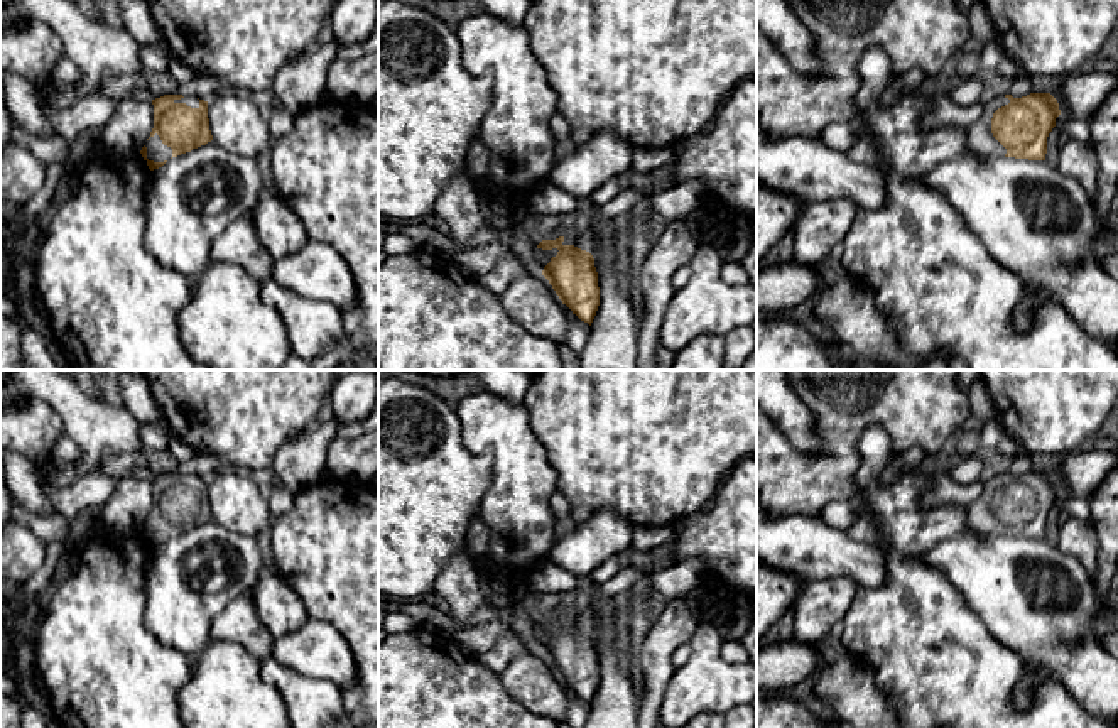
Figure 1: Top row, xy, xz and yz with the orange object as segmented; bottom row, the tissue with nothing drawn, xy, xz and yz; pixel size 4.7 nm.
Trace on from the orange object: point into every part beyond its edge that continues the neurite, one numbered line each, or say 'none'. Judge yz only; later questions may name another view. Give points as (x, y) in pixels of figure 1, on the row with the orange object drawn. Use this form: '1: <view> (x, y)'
1: yz (980, 139)

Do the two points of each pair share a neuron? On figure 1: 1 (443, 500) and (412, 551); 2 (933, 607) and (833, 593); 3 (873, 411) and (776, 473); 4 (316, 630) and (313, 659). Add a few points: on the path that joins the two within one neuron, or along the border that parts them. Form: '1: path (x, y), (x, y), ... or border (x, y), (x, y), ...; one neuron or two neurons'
1: path (431, 512), (412, 531), (412, 539); one neuron
2: border (857, 586), (855, 598), (841, 619); two neurons
3: path (850, 431), (808, 473), (799, 473); one neuron
4: path (316, 637), (316, 649), (313, 652); one neuron

